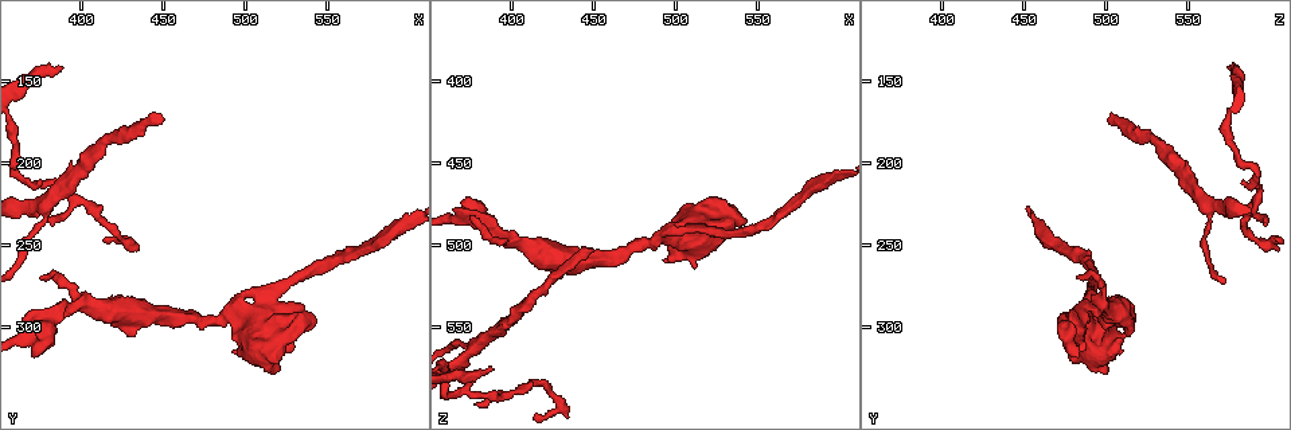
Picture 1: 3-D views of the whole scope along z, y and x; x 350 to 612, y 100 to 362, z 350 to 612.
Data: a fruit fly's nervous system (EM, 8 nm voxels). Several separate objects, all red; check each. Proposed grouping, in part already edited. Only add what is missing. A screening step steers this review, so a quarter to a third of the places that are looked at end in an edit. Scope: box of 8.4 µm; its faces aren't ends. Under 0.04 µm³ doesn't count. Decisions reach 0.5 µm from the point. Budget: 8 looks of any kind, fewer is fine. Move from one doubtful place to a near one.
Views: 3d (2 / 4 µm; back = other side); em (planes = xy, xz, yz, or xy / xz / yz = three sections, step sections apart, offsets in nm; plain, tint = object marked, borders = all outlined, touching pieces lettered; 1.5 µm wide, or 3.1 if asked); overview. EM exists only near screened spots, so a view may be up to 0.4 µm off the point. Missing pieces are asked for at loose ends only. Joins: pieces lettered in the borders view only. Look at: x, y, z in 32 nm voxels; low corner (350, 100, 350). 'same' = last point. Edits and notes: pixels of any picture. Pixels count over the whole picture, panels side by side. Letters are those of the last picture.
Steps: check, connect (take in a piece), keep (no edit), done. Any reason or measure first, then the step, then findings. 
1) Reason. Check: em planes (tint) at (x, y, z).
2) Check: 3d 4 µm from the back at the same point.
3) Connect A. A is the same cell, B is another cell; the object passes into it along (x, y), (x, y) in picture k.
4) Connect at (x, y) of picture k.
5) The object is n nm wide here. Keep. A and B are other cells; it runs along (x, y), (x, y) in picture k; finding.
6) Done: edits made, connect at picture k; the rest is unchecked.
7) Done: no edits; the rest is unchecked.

Tapers out. Check: 3d 4 µm at (380, 236, 598).

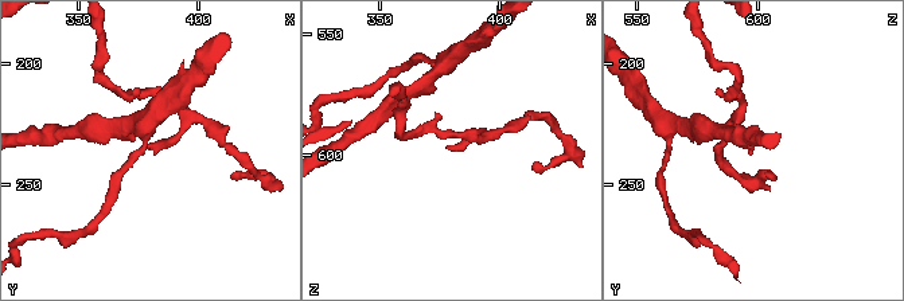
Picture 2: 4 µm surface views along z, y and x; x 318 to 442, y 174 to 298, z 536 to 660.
Now the EM. Check: em planes (borders) at (378, 235, 598).

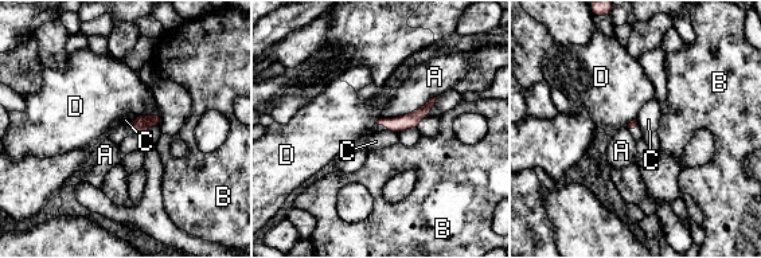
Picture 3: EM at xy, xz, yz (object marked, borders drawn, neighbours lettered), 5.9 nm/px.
Keep. A, B, C and D are other cells; it runs along (429, 105), (412, 120), (382, 121) in picture 3; no lettered piece goes on from it.

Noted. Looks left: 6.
An open end. Check: em planes (borders) at (376, 272, 482).

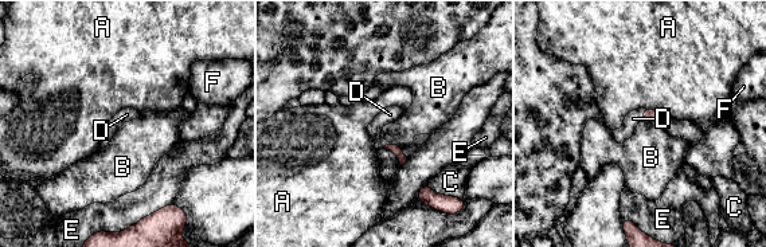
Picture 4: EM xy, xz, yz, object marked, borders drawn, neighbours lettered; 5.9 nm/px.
Connect D. D is the same cell, A, B, C, E and F are other cells; the object passes into it along (651, 116), (643, 114), (633, 118) in picture 4; the cell continues.

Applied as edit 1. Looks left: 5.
See it whole again. Check: overview.

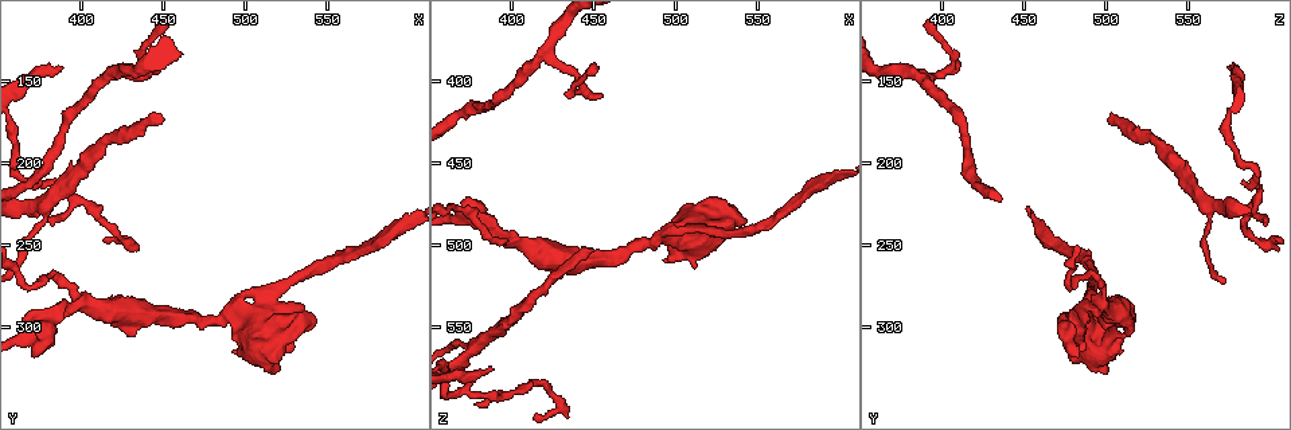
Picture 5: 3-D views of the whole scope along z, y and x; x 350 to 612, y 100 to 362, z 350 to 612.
An open end. Check: em xz step 4 (borders) at (498, 276, 490).

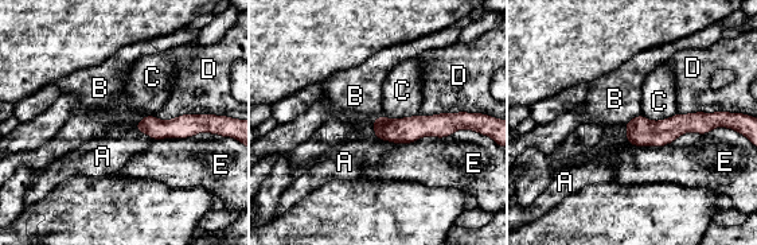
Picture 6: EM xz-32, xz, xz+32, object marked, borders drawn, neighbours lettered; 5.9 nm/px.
The longest contact is with E, 600 nm. Keep. A, B, C, D and E are other cells; none of them fits.

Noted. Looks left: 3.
Done: edits made, connect at picture 4; the rest is unchecked.

